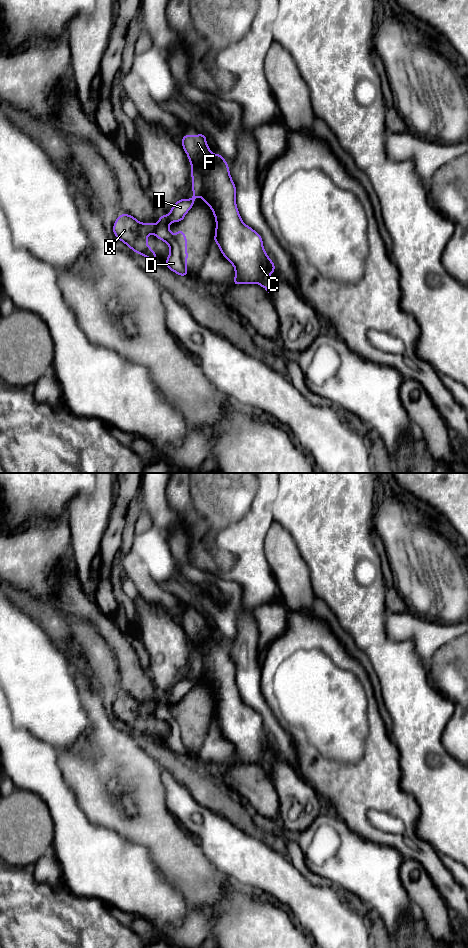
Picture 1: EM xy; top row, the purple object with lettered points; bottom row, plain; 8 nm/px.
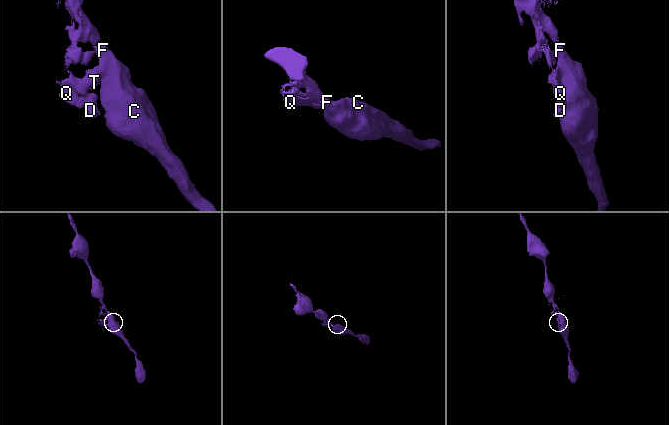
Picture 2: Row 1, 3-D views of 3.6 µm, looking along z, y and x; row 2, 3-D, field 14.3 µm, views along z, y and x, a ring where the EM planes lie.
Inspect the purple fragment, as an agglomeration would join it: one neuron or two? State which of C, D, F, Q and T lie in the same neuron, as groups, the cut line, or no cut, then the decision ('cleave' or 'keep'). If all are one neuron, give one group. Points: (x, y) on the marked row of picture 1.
C F / D Q T | xy (194, 166), (198, 168), (200, 173), (201, 190), (198, 194) | cleave

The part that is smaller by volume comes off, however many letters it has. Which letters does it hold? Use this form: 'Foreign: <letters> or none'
Foreign: D, Q, T

